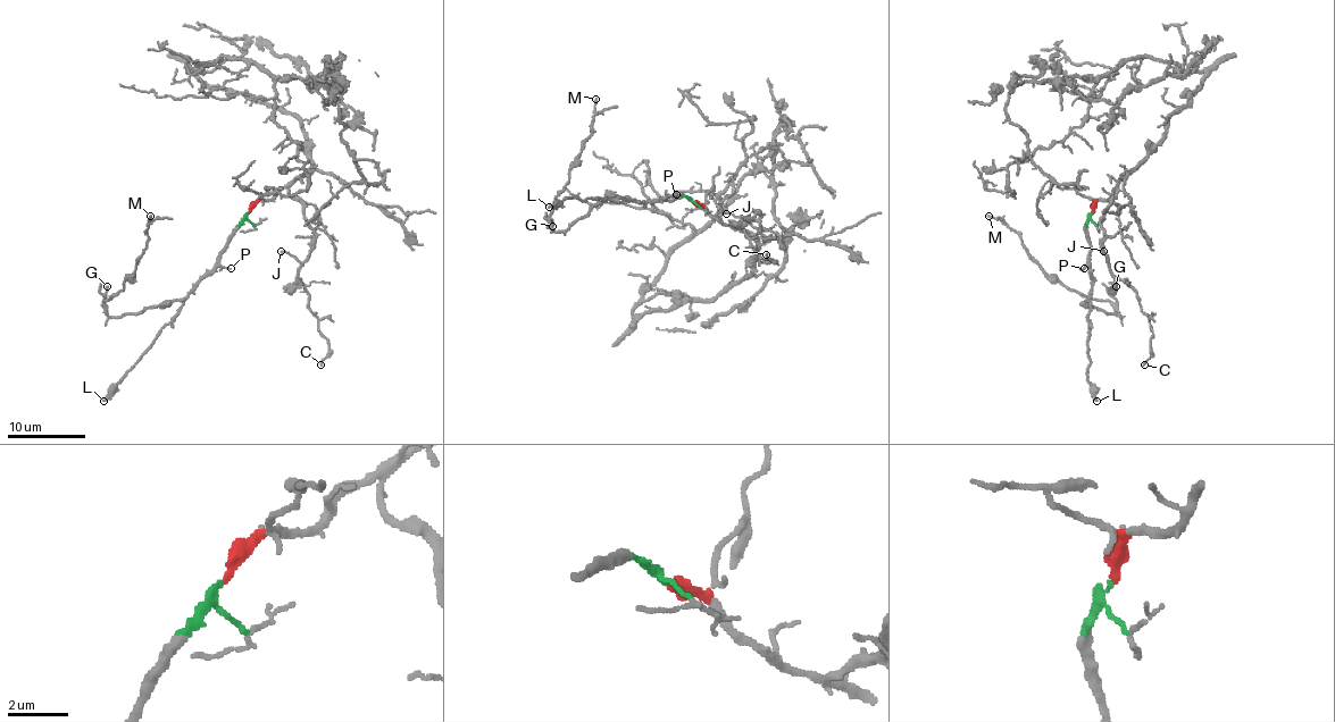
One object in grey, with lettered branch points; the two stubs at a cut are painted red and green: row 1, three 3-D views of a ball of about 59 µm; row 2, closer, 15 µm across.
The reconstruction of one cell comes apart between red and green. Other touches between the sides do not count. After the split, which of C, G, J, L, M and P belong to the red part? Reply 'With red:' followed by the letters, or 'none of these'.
With red: C, J

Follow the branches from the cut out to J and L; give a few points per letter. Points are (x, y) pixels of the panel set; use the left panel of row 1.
J: (248, 213), (280, 190), (302, 206), (313, 250), (302, 262), (281, 250)
L: (248, 213), (219, 262), (102, 400)

